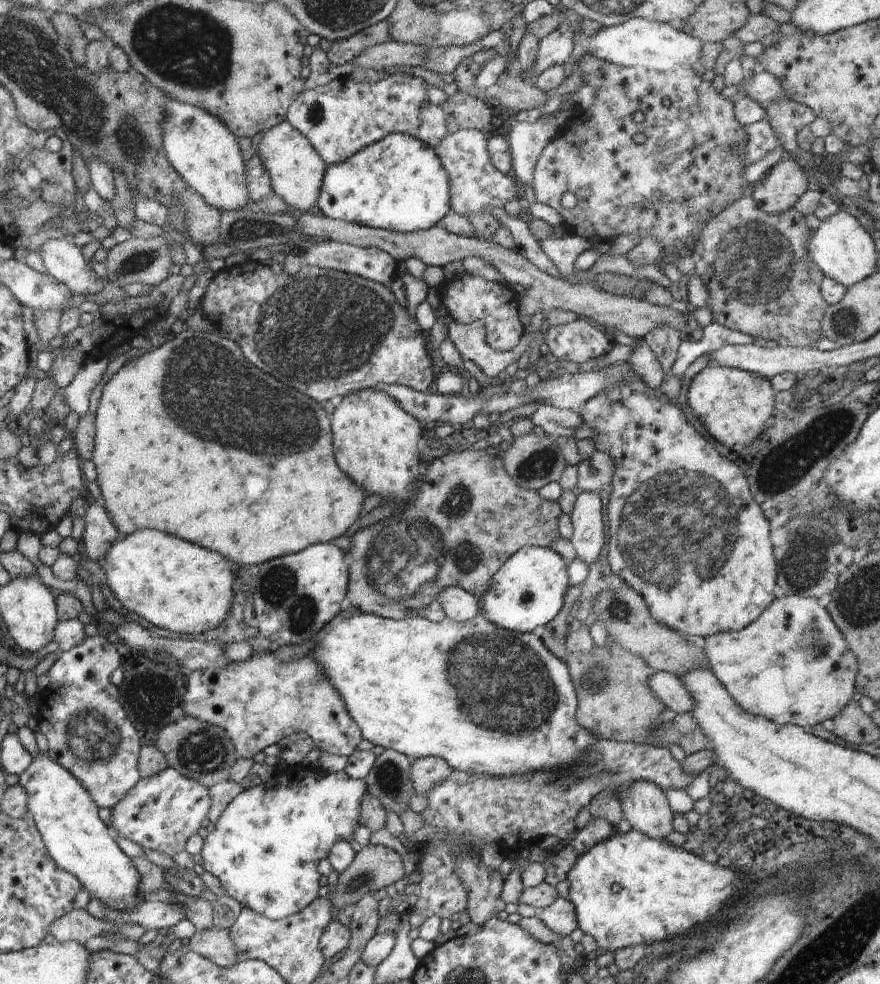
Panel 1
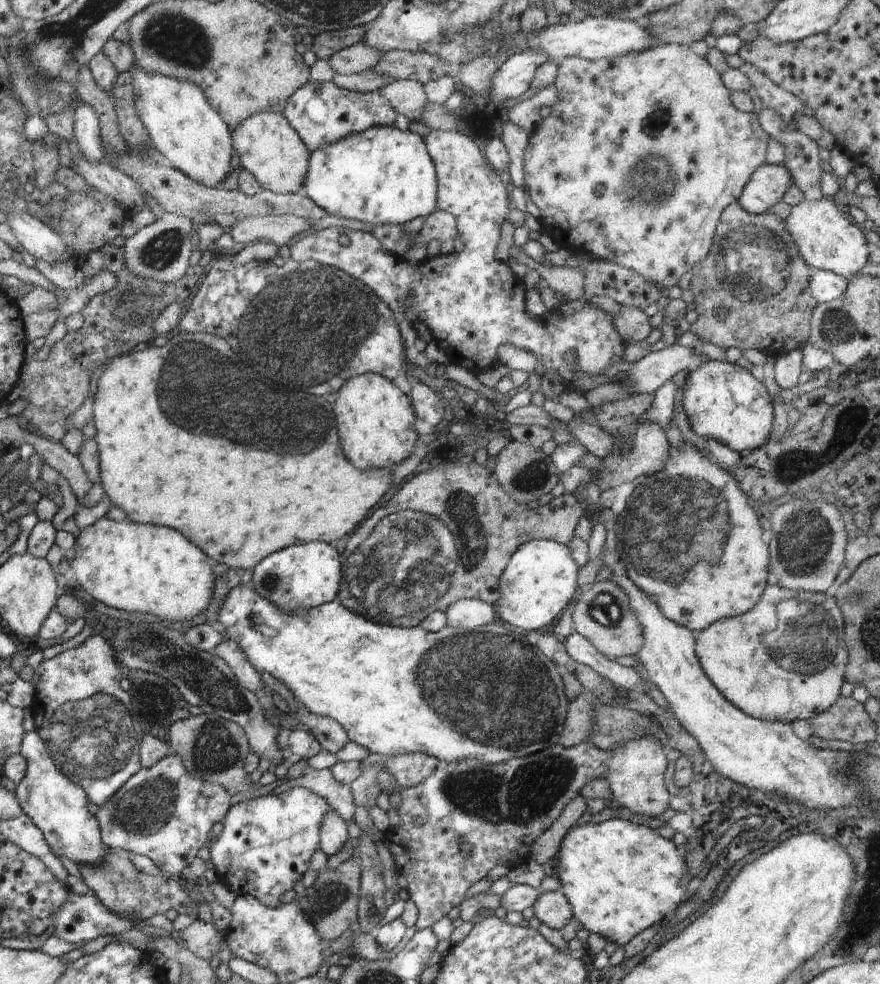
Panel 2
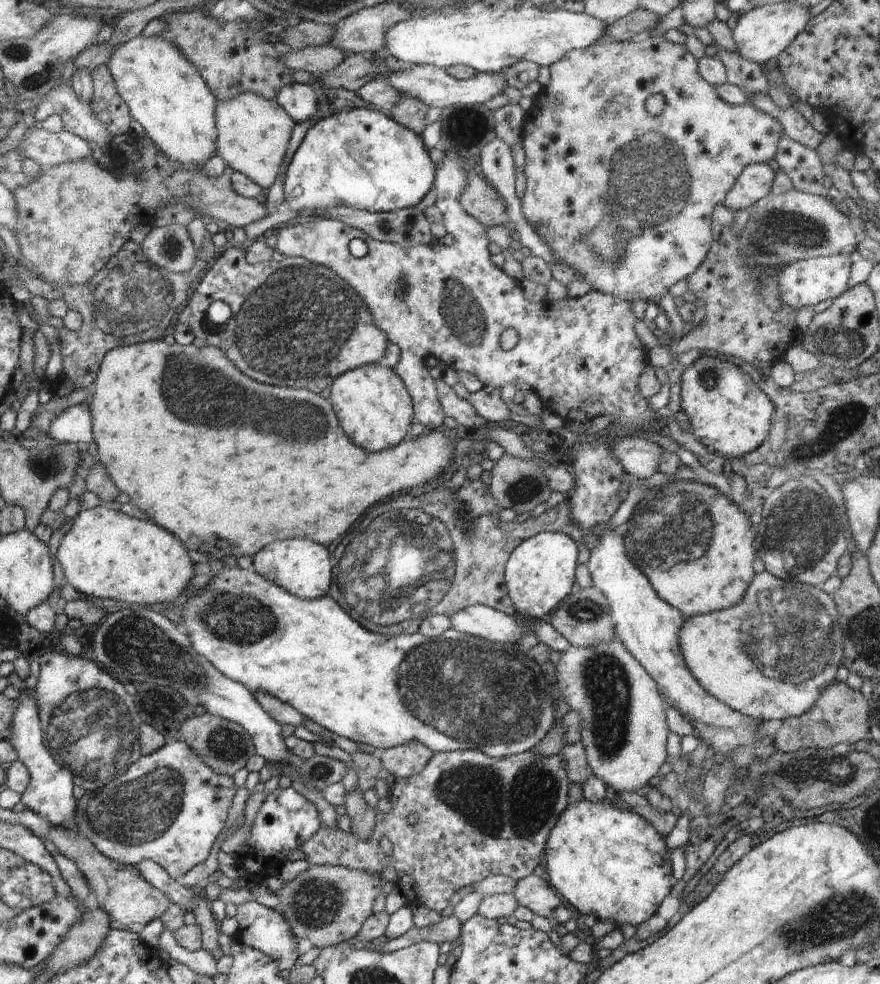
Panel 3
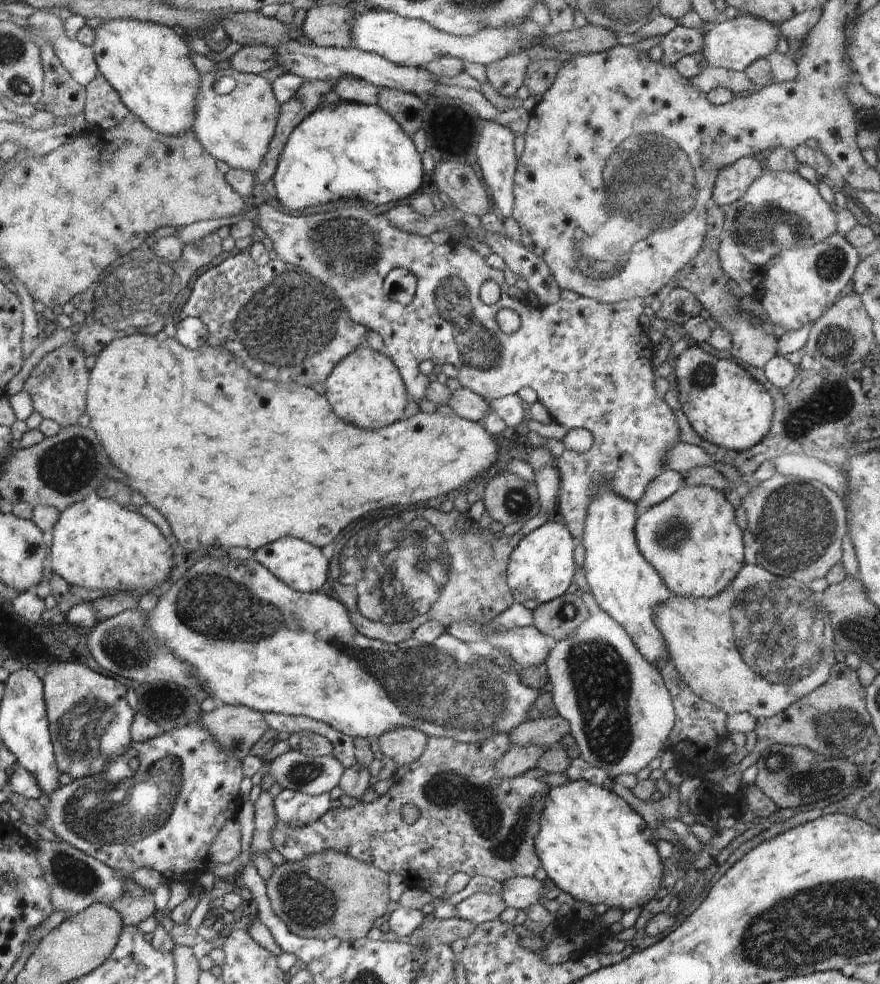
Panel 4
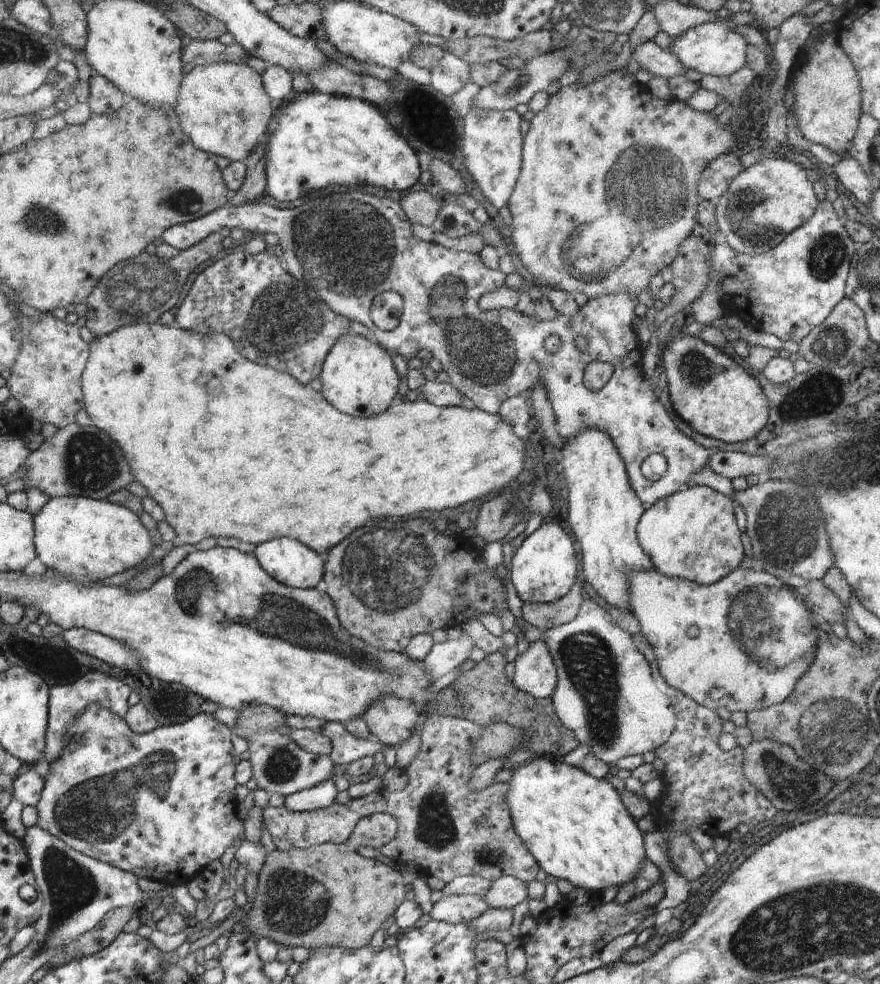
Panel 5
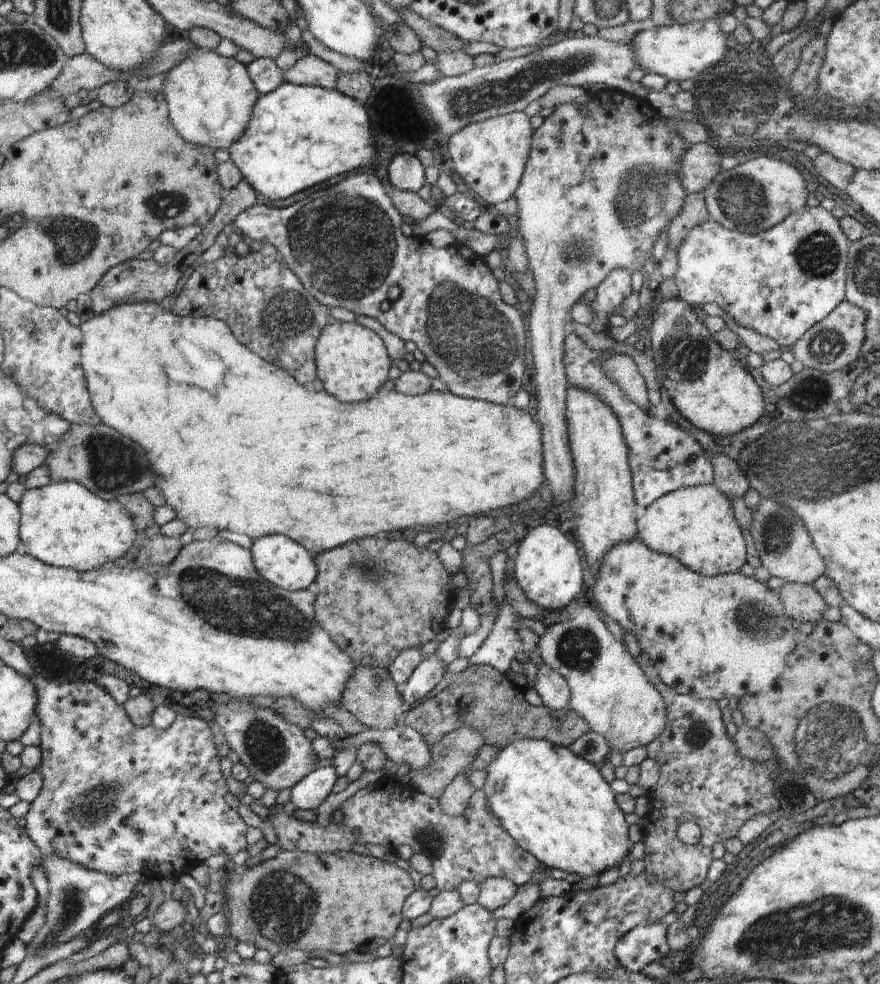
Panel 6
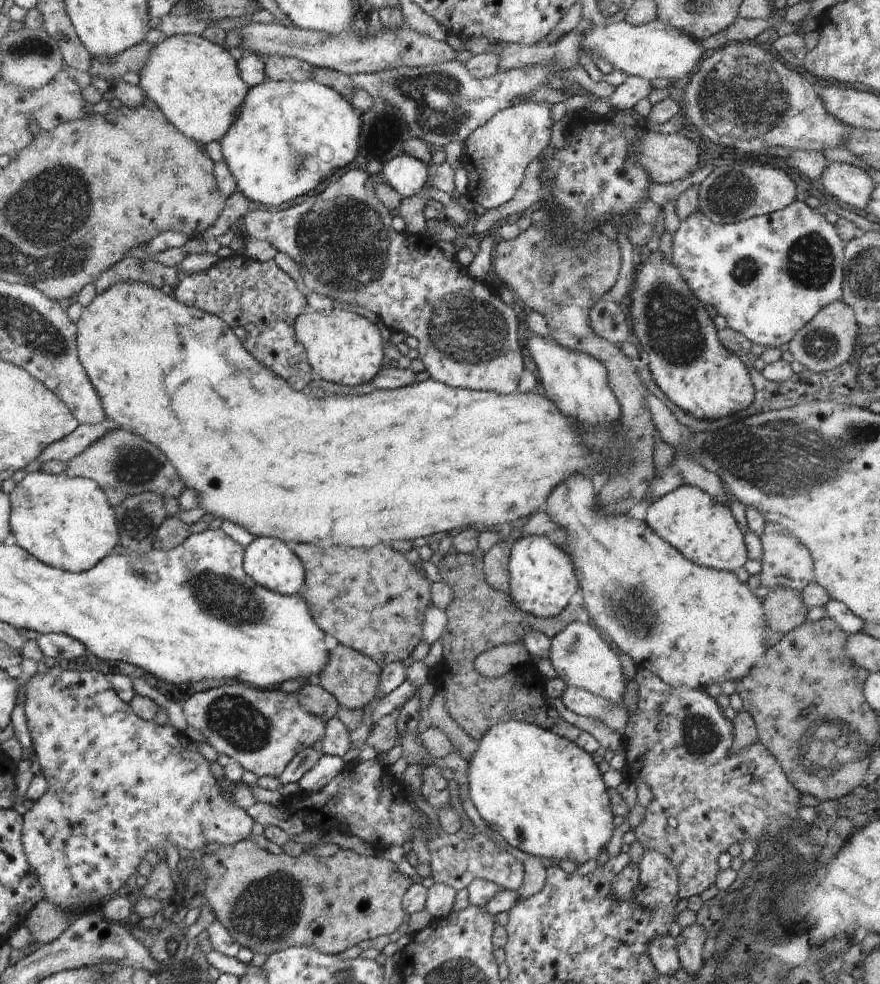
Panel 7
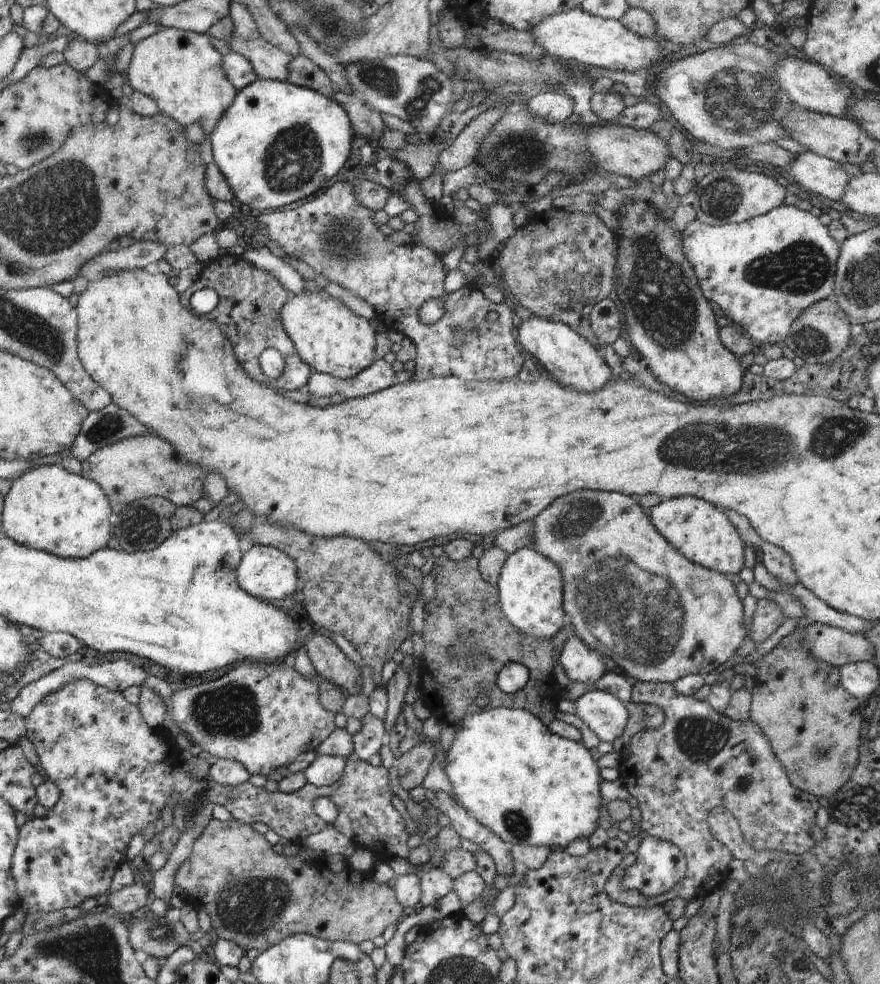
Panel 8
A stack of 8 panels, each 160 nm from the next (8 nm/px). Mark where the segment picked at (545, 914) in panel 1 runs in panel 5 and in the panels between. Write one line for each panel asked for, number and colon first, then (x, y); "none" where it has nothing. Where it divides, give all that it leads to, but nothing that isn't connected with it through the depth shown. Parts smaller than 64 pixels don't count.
2: (552, 908)
3: (536, 893)
4: (519, 892)
5: (505, 892)

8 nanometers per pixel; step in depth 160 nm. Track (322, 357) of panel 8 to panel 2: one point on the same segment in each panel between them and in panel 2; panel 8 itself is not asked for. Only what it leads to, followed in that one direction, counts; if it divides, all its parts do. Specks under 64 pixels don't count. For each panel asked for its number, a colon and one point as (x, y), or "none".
2: (376, 421)
3: (373, 405)
4: (365, 389)
5: (358, 376)
6: (352, 362)
7: (343, 347)

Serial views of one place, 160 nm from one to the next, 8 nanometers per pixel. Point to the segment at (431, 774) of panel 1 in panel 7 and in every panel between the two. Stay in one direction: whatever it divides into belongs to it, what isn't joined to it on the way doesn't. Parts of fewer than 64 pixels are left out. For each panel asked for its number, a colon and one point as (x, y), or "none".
2: (410, 769)
3: (405, 761)
4: (403, 745)
5: (392, 720)
6: (371, 695)
7: (352, 678)

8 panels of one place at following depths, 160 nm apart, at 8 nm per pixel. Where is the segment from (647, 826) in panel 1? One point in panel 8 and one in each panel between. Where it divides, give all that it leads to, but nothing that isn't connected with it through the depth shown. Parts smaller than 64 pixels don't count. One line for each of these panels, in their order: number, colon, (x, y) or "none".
2: (635, 774)
3: (625, 732)
4: (620, 712)
5: (605, 693)
6: (609, 690)
7: (582, 657)
8: (581, 664)

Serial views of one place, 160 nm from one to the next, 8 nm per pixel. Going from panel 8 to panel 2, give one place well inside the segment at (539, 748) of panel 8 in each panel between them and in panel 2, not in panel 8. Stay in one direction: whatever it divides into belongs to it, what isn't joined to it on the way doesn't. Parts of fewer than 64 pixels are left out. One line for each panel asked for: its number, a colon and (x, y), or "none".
2: (620, 878)
3: (612, 863)
4: (592, 845)
5: (576, 826)
6: (554, 804)
7: (541, 792)

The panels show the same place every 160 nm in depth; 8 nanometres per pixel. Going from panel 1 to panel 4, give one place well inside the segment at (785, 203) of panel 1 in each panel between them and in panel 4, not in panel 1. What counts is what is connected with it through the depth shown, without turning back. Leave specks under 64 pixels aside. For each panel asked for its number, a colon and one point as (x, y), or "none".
2: (768, 183)
3: (754, 183)
4: (732, 182)

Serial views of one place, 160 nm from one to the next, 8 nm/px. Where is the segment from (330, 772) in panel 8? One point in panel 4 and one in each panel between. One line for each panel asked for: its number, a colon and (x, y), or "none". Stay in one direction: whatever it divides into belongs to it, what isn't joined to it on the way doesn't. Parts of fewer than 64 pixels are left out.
4: (295, 809)
5: (321, 796)
6: (314, 788)
7: (327, 768)

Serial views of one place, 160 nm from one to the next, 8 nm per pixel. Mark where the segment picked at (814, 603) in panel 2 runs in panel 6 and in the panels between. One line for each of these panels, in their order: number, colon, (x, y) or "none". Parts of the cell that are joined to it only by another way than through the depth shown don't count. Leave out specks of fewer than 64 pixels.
3: (770, 656)
4: (762, 644)
5: (742, 643)
6: (728, 636)

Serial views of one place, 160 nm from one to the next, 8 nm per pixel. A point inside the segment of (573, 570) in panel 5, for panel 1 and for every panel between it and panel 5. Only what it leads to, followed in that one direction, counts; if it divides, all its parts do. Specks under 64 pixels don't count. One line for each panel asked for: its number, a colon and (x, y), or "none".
1: (528, 590)
2: (538, 582)
3: (539, 574)
4: (540, 569)

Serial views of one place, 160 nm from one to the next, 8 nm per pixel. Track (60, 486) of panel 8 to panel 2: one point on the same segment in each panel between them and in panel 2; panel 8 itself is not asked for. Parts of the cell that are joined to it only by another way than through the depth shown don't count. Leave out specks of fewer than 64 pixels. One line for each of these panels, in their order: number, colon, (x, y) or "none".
2: (139, 567)
3: (107, 554)
4: (103, 545)
5: (90, 539)
6: (64, 525)
7: (67, 522)

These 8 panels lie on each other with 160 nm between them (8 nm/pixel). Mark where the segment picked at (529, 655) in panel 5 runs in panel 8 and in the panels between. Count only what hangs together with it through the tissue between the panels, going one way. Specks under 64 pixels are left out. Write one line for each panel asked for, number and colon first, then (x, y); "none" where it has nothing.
6: (554, 691)
7: (579, 701)
8: (606, 715)

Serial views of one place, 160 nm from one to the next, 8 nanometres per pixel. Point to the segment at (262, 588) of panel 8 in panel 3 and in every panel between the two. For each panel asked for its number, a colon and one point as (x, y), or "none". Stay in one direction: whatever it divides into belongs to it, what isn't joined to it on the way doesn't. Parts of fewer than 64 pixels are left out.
3: (302, 567)
4: (302, 566)
5: (290, 563)
6: (281, 561)
7: (270, 562)

